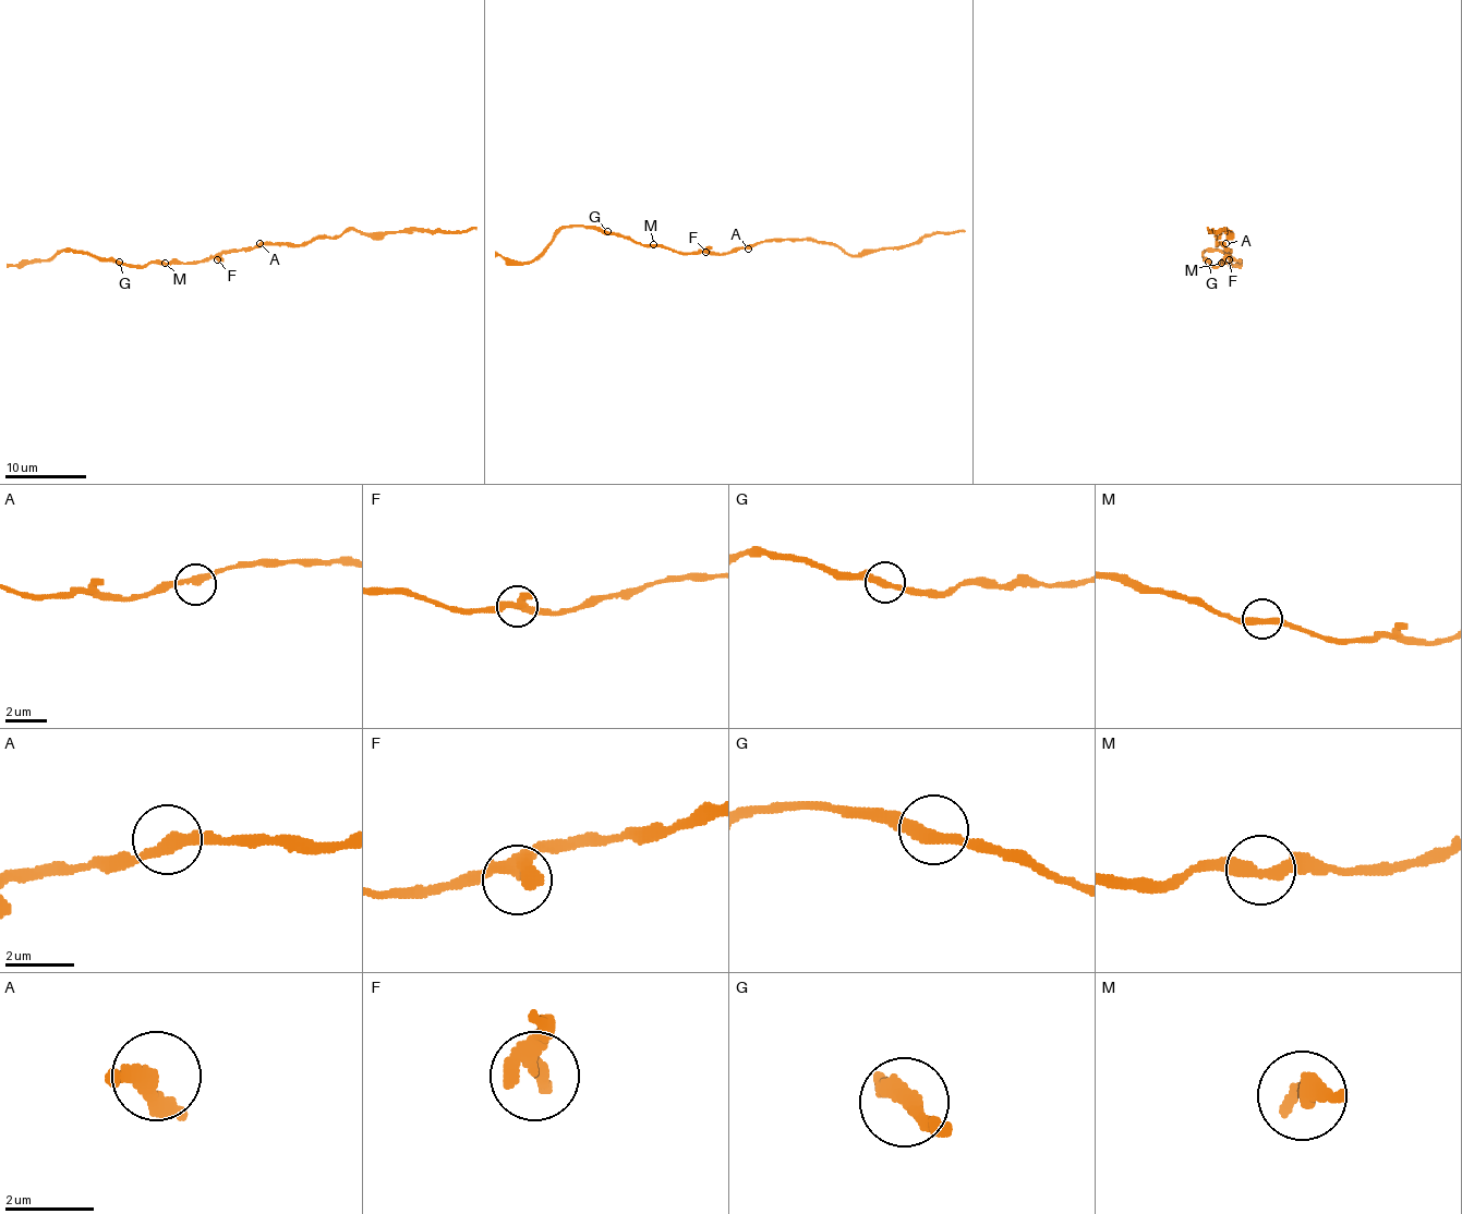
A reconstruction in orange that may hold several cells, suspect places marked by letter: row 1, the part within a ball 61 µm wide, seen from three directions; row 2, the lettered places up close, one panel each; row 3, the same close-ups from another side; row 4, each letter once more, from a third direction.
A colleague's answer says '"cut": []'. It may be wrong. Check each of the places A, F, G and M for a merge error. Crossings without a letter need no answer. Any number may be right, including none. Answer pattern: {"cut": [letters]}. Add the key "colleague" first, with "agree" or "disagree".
{"colleague": "agree", "cut": []}

